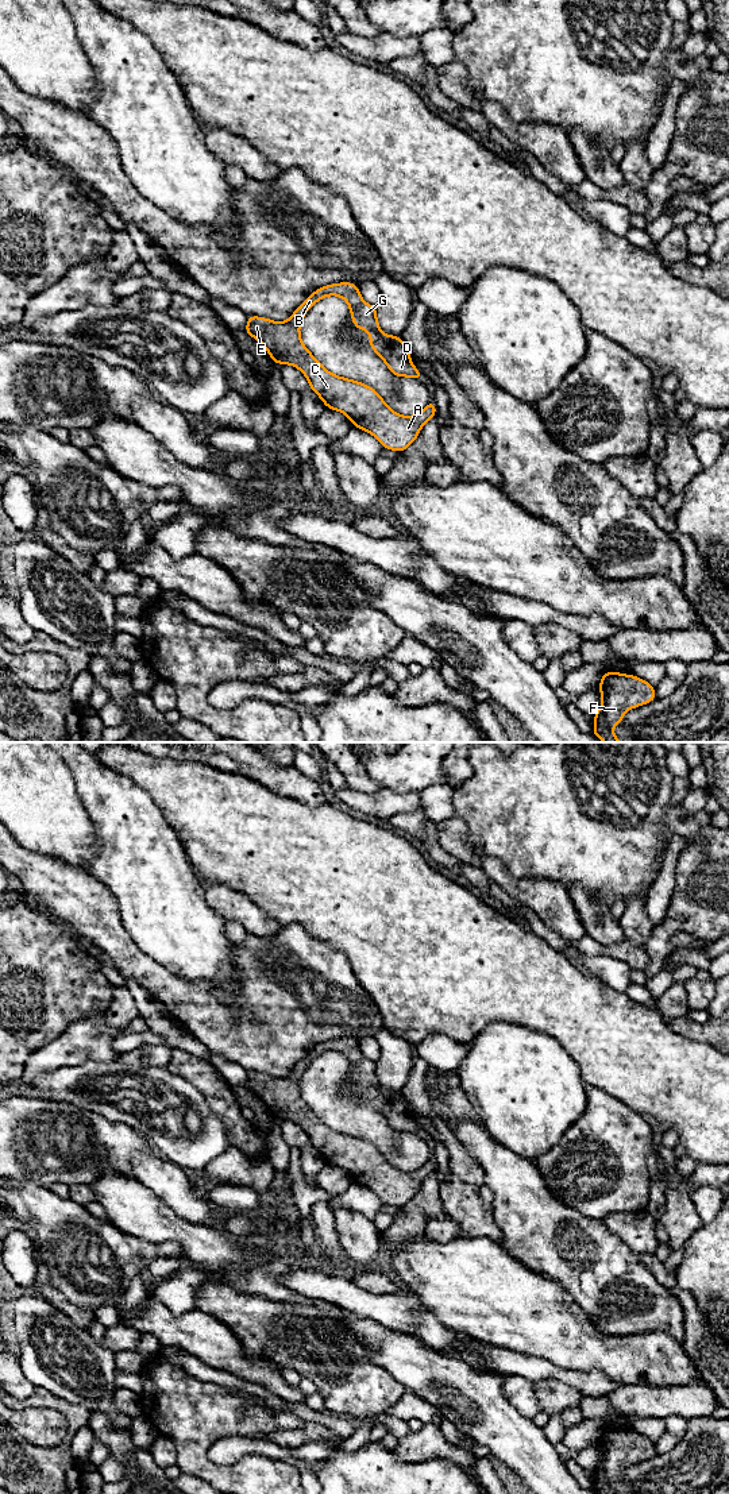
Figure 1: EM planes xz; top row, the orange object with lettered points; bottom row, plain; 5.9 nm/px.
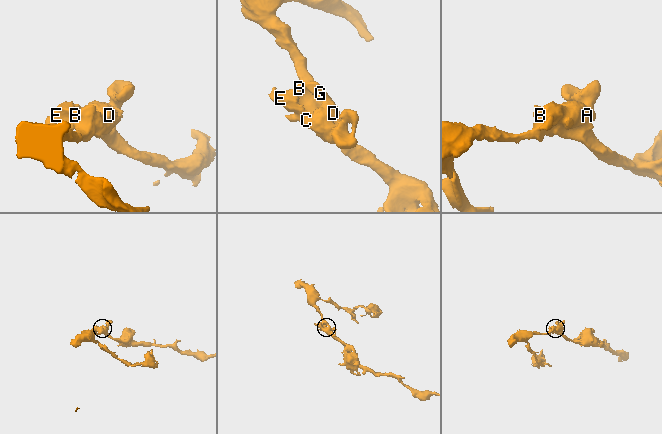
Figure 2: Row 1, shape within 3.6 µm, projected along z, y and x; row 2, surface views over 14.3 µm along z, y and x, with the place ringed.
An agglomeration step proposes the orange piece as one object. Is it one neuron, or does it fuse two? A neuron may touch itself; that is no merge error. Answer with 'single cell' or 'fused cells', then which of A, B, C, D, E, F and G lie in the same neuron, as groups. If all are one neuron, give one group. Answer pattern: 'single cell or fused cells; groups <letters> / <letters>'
single cell; groups A B C D E F G

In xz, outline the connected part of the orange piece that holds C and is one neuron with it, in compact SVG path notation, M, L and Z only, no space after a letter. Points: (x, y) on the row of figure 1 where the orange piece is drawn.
M340 282L315 290L286 321L248 316L244 332L258 340L277 364L297 367L328 409L344 413L355 428L371 433L383 448L402 452L418 436L423 425L436 417L435 401L417 414L406 417L393 412L370 386L338 377L324 368L302 344L300 324L305 313L327 296L339 296L350 305L356 329L370 332L369 345L396 377L421 381L424 375L410 360L410 352L401 336L385 335L379 329L377 308L364 302L358 285Z

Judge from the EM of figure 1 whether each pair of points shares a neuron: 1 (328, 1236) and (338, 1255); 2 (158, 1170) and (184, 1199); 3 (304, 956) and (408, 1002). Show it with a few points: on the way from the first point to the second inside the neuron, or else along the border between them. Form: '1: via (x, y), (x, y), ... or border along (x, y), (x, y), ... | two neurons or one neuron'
1: via (328, 1240), (334, 1251) | one neuron
2: via (164, 1177), (177, 1192) | one neuron
3: border along (340, 950), (353, 975), (374, 1004) | two neurons

